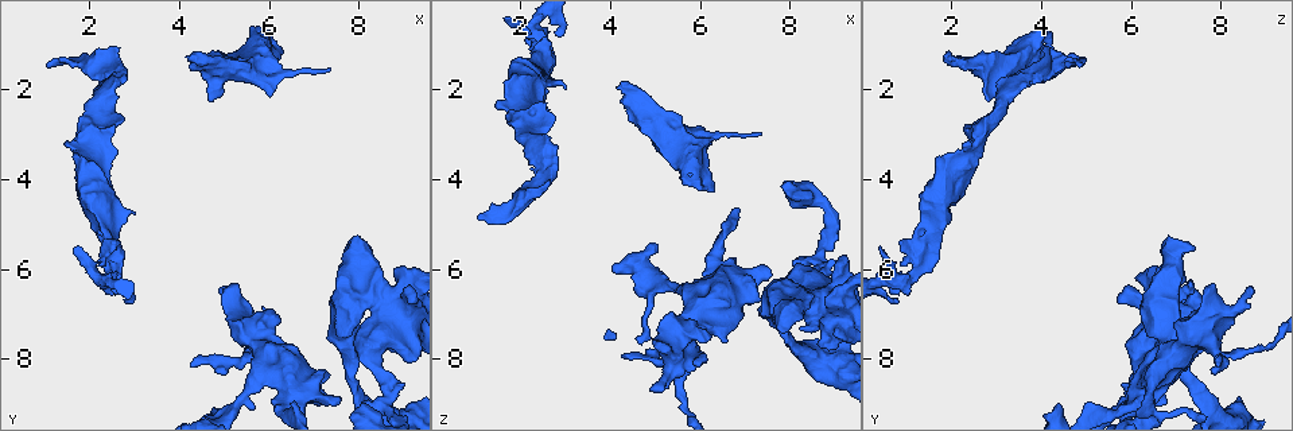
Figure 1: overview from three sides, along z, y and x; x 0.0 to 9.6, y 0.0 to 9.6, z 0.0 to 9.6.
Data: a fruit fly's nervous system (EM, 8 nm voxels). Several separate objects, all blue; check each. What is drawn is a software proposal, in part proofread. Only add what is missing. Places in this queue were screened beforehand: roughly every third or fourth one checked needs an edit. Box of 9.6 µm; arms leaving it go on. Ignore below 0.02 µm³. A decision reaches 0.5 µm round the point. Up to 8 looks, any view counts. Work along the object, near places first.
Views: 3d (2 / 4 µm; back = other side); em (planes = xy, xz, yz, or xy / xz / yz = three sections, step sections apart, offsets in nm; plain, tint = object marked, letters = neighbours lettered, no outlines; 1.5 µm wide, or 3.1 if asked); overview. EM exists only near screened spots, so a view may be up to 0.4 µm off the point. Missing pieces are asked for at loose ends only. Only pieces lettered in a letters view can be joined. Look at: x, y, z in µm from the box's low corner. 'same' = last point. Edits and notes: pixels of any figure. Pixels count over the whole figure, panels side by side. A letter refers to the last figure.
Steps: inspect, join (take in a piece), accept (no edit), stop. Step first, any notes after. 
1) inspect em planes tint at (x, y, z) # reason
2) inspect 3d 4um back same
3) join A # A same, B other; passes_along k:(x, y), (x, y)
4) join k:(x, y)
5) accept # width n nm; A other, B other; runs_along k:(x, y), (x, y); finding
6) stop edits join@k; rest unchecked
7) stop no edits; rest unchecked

inspect em planes letters at (4.10, 1.25, 1.95) # free end

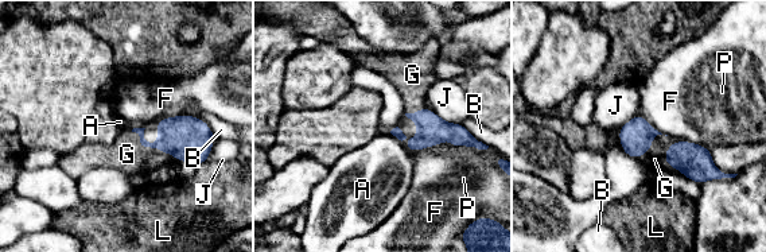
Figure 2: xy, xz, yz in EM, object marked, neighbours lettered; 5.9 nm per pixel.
join G # A other, B other, F other, G same, J other, L other, P other; passes_along 2:(187, 138), (154, 147), (127, 154); it goes on there

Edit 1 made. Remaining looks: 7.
inspect overview # see it whole again

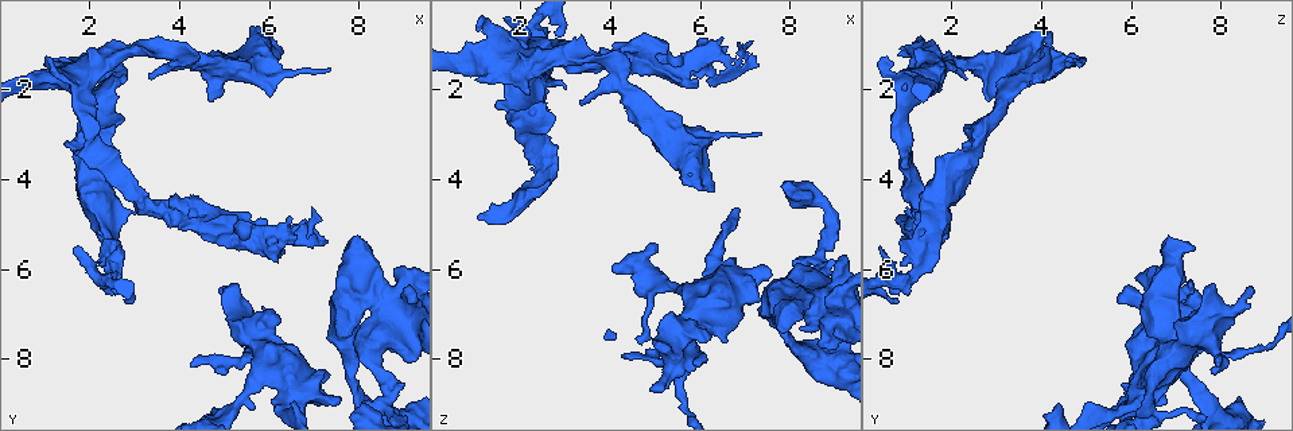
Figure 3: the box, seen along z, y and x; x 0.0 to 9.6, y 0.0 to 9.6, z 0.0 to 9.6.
inspect em planes letters at (1.70, 3.35, 1.05) # branch stops here

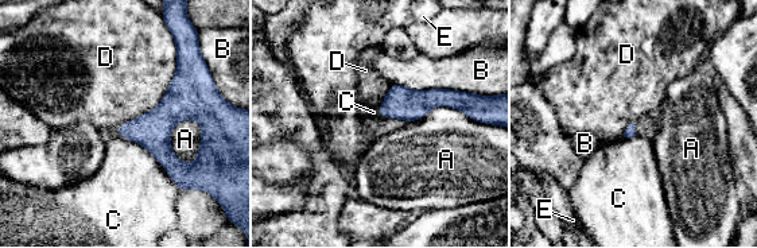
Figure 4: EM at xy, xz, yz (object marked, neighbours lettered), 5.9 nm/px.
accept # longest_contact D 650 nm; A other, B other, C other, D other, E other; no lettered piece goes on from it

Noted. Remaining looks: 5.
inspect 3d 4um at (8.25, 6.25, 7.30)

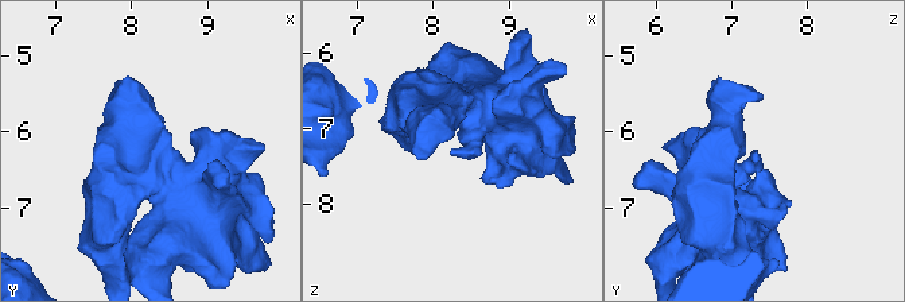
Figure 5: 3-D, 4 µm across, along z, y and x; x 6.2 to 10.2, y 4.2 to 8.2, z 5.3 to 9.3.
inspect em planes letters at (8.20, 6.30, 7.30) # shape alone is not enough

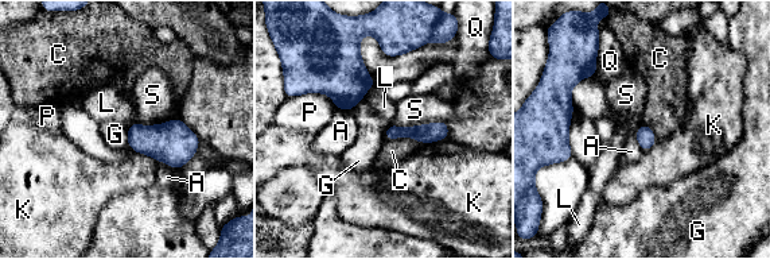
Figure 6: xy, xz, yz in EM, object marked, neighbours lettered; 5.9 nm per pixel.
accept # A other, C other, G other, K other, L other, P other, Q other, S other; runs_along 6:(444, 135), (392, 132), (388, 136); no lettered piece goes on from it

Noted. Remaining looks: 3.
stop edits join@2; rest unchecked

